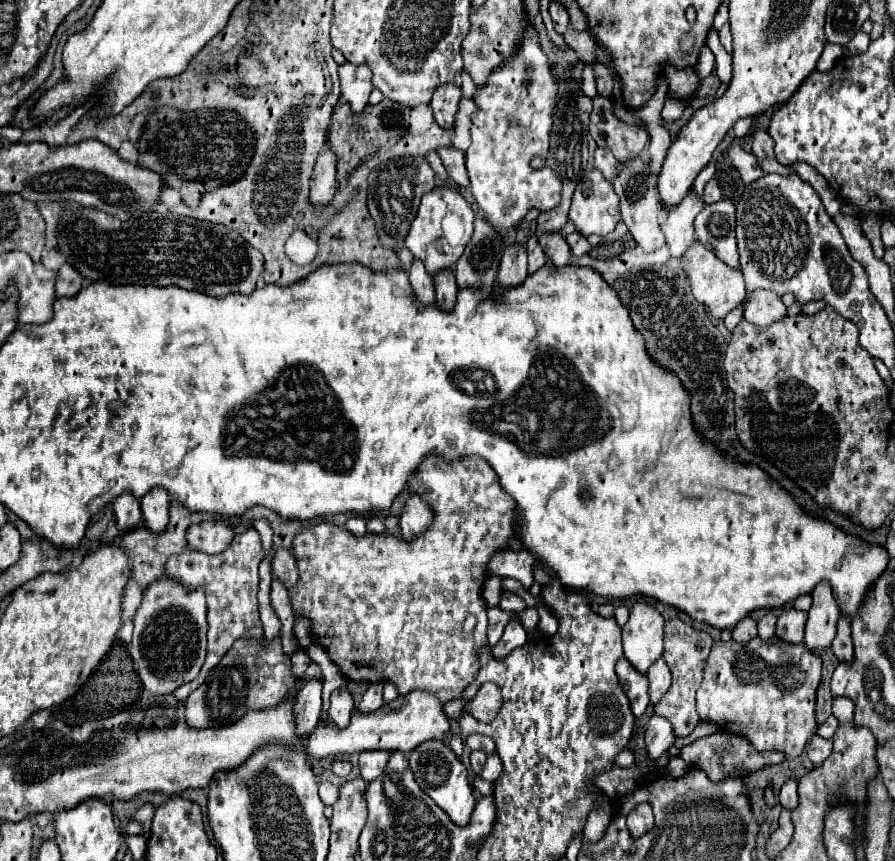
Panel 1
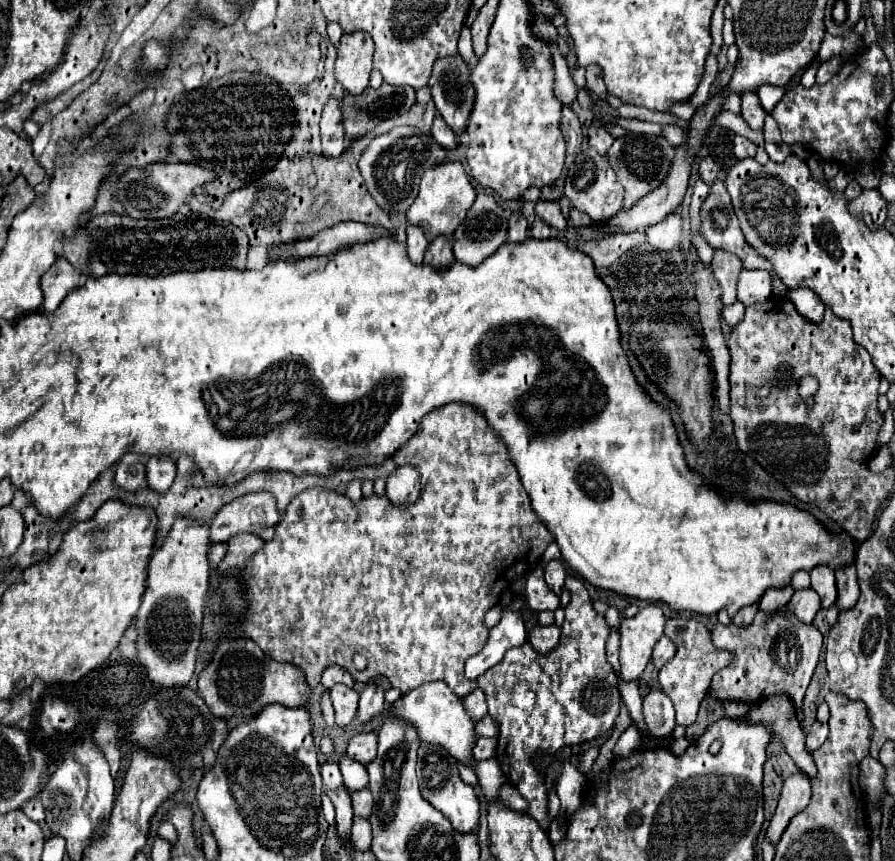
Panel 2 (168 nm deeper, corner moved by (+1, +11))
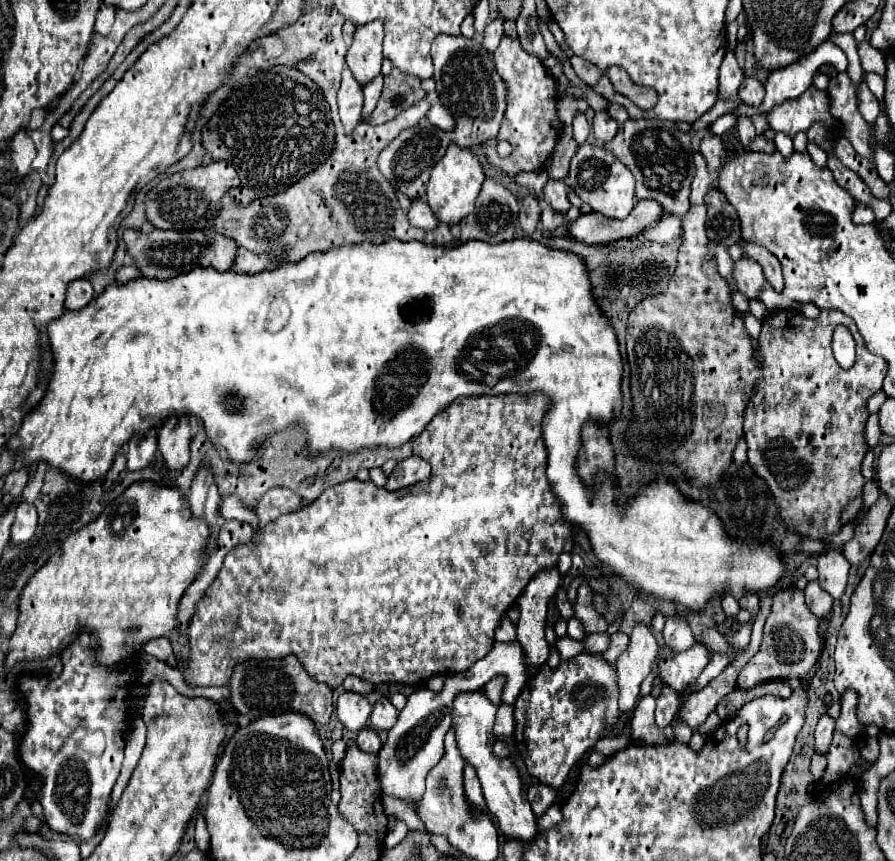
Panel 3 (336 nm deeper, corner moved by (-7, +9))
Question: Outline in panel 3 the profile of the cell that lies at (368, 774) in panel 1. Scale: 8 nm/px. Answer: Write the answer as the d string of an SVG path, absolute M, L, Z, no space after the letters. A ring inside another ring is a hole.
M373 728L359 730L355 742L357 742L357 748L359 750L369 752L369 754L377 754L381 750L381 740L379 740L379 736L377 736L377 732Z

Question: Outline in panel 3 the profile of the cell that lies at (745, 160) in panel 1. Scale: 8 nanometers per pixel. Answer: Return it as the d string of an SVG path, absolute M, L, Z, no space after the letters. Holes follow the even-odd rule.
M739 116L739 126L737 126L737 130L739 130L741 142L743 142L745 146L749 146L749 144L753 142L753 138L757 136L755 126L753 126L753 122L751 122L749 116Z

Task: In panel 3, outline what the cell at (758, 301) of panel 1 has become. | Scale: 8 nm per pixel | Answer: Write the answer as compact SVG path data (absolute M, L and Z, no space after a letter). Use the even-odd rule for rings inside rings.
M741 256L739 260L735 260L733 278L737 282L737 290L751 300L757 298L761 286L765 284L761 266L755 260L751 260L749 256Z

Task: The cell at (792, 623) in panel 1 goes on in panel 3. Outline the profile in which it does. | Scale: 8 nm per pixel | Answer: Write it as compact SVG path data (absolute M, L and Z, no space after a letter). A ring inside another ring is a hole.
M809 582L805 588L805 602L817 618L825 618L831 612L833 598L819 586L819 582Z

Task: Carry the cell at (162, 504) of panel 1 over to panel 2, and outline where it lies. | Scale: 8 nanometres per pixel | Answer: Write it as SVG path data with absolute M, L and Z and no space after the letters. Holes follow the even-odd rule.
M161 456L159 460L151 460L147 462L147 486L157 492L157 494L165 494L169 490L169 486L173 484L175 478L175 464Z

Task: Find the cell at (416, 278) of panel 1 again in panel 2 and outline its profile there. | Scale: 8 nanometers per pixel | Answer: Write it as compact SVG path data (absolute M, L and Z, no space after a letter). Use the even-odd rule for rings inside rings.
M409 226L407 228L407 250L409 250L409 258L415 266L423 264L423 254L425 248L429 246L429 242L423 236L423 230L419 226Z

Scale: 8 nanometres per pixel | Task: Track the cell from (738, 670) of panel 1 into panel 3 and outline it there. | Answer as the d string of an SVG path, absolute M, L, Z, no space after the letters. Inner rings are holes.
M779 590L773 596L773 608L765 622L763 630L763 642L759 652L747 662L743 672L737 678L739 688L753 688L757 684L769 682L769 680L789 680L799 678L807 680L809 672L819 660L821 654L821 638L819 638L819 618L811 614L811 610L805 604L801 590Z

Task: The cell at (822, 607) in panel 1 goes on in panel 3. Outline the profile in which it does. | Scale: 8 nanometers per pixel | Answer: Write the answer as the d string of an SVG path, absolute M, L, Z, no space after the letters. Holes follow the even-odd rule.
M831 548L827 552L823 552L817 560L817 570L819 570L819 584L823 586L825 592L829 592L835 600L841 598L841 594L845 592L845 584L847 584L847 574L849 574L851 564L847 562L847 558L843 556L841 550Z

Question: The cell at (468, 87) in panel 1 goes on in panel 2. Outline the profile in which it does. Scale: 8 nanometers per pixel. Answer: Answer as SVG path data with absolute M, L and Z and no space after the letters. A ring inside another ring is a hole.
M463 26L461 28L461 36L459 36L459 54L461 54L461 58L469 64L469 68L475 68L475 64L471 62L471 58L473 58L473 48L471 48L471 30L469 30L469 26Z

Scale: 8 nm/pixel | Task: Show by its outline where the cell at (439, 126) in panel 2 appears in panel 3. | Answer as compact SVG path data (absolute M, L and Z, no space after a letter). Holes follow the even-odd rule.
M435 104L435 106L431 106L429 108L429 112L427 112L427 120L433 124L433 126L437 126L437 128L441 128L441 130L453 130L453 126L455 126L455 120L451 118L451 114L447 112L447 108L443 106L443 104Z

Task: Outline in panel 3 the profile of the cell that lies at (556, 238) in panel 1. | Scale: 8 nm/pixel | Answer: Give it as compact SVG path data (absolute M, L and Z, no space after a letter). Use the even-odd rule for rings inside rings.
M549 178L549 182L545 184L545 188L543 188L543 194L541 194L541 198L547 202L547 204L551 204L557 212L561 212L561 214L567 214L567 210L569 210L569 200L567 200L567 184L563 182L563 180L551 180Z

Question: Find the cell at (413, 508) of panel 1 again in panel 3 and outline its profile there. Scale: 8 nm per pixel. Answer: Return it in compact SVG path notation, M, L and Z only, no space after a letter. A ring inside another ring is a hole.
M411 456L411 458L405 458L397 464L397 468L389 474L385 488L393 492L393 490L399 490L399 488L417 484L421 480L427 480L429 474L431 474L429 462L419 458L419 456Z

